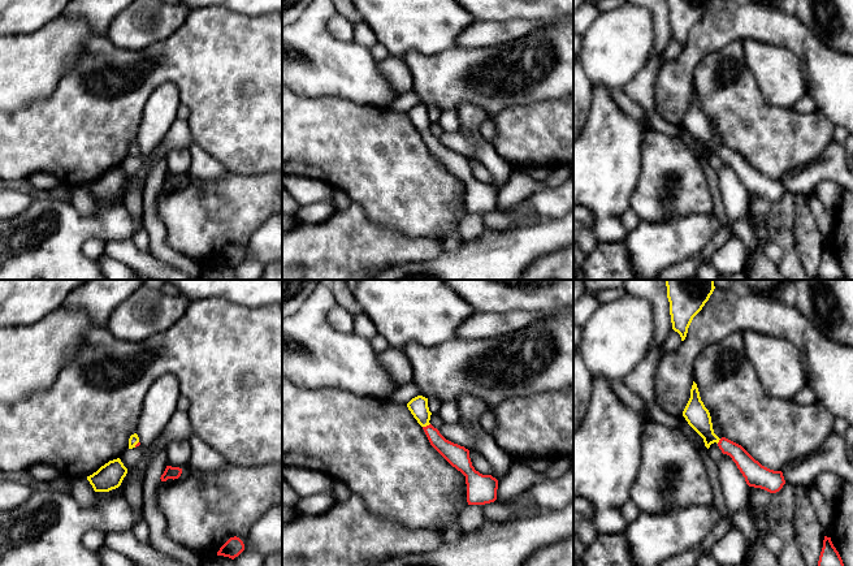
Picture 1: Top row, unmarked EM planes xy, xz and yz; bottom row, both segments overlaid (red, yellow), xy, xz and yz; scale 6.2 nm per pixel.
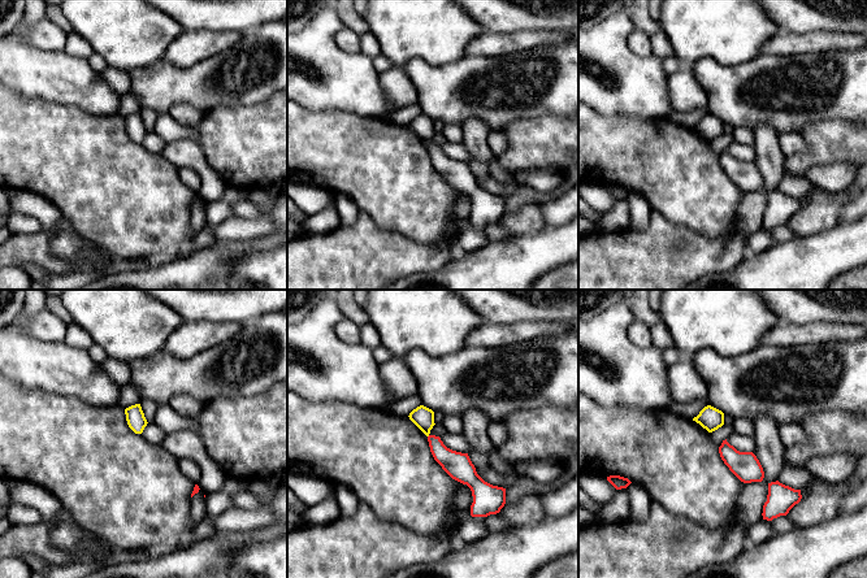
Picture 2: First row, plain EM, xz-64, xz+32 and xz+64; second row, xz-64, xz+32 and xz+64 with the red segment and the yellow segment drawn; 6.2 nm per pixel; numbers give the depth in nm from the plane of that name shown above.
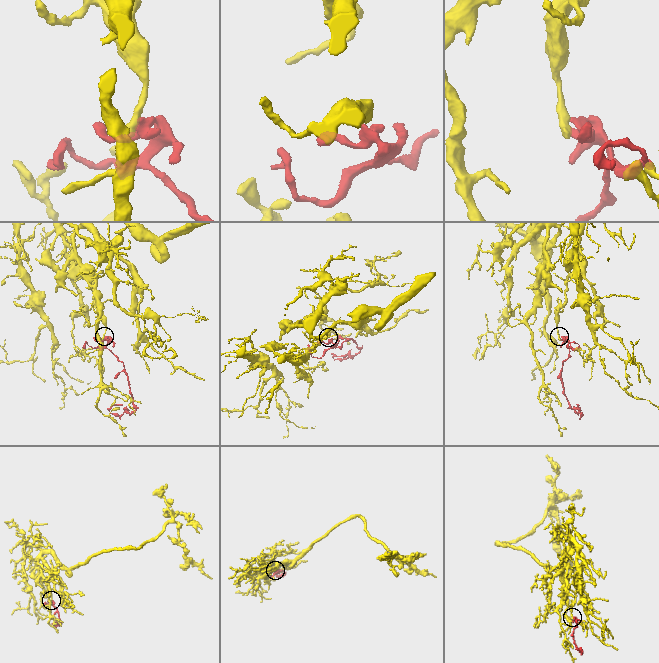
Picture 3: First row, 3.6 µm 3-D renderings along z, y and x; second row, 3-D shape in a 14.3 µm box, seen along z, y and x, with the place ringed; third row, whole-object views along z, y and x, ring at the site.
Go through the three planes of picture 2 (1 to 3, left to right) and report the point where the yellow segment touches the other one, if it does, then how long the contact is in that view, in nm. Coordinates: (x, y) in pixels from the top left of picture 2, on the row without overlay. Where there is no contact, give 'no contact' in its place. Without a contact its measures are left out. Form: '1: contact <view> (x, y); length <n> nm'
1: no contact
2: no contact
3: no contact

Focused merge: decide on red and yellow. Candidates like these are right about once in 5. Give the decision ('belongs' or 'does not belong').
belongs

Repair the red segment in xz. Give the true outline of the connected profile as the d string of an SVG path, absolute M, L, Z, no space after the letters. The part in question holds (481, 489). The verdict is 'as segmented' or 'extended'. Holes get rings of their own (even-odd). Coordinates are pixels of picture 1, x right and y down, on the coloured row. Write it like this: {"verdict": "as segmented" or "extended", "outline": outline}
{"verdict": "extended", "outline": "M417 396L407 403L408 410L423 427L430 445L458 471L466 476L468 505L485 505L497 500L498 480L475 470L469 450L446 440L429 420L432 412L428 398Z"}

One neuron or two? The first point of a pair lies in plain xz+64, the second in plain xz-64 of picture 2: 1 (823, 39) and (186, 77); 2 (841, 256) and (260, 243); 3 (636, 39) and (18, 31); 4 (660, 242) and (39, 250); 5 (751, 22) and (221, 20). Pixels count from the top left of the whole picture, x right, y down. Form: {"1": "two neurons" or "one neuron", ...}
{"1": "two neurons", "2": "one neuron", "3": "one neuron", "4": "one neuron", "5": "two neurons"}

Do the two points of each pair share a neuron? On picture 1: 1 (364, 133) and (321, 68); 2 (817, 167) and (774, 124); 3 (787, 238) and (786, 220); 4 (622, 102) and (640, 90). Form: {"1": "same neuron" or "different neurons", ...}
{"1": "different neurons", "2": "different neurons", "3": "same neuron", "4": "different neurons"}

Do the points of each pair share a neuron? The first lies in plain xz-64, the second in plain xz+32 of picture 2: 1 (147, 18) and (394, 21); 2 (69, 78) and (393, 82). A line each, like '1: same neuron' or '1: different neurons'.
1: same neuron
2: different neurons

